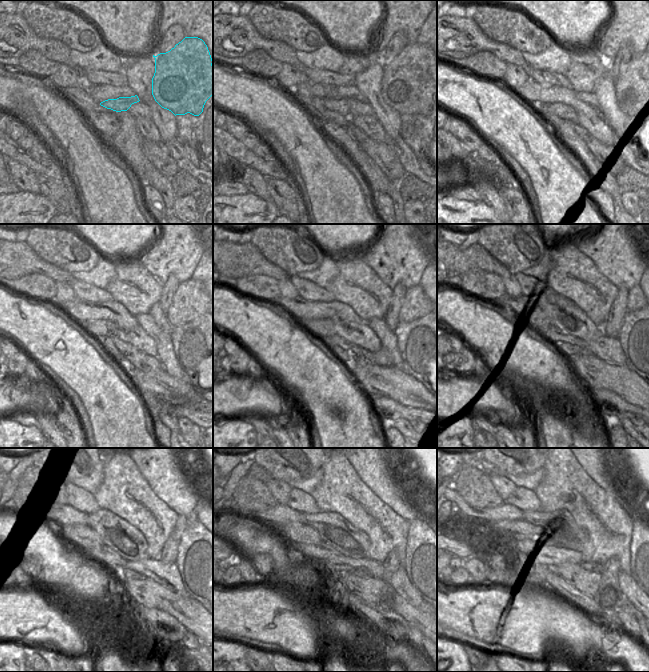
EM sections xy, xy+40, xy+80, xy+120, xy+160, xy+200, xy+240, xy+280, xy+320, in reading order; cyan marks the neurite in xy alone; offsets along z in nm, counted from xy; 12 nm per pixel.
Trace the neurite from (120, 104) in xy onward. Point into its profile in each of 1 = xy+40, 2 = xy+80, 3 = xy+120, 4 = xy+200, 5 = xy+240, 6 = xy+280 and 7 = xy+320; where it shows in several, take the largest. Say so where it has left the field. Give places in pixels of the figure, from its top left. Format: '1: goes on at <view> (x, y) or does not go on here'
1: goes on at xy+40 (342, 106)
2: goes on at xy+80 (563, 111)
3: goes on at xy+120 (96, 328)
4: goes on at xy+200 (541, 320)
5: goes on at xy+240 (83, 534)
6: goes on at xy+280 (301, 533)
7: goes on at xy+320 (520, 529)

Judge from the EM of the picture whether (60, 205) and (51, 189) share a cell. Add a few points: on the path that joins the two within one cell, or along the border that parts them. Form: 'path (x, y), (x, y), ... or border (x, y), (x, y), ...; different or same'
path (60, 201), (55, 193); same

